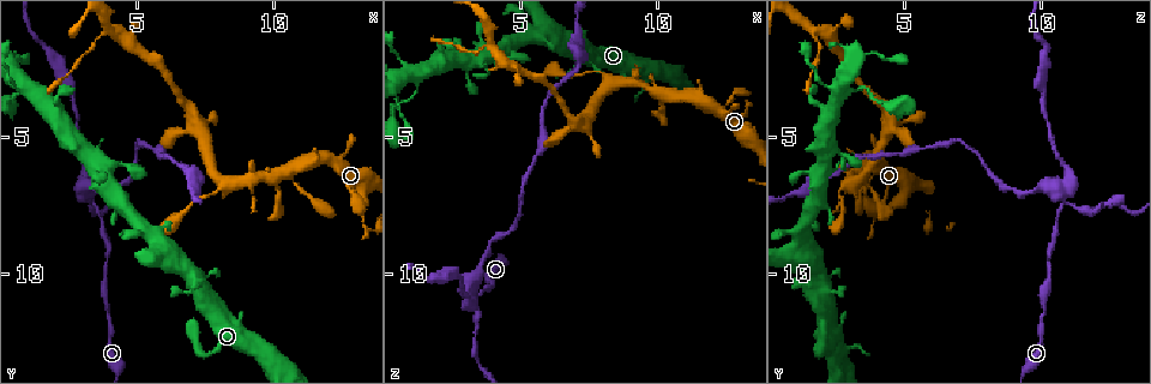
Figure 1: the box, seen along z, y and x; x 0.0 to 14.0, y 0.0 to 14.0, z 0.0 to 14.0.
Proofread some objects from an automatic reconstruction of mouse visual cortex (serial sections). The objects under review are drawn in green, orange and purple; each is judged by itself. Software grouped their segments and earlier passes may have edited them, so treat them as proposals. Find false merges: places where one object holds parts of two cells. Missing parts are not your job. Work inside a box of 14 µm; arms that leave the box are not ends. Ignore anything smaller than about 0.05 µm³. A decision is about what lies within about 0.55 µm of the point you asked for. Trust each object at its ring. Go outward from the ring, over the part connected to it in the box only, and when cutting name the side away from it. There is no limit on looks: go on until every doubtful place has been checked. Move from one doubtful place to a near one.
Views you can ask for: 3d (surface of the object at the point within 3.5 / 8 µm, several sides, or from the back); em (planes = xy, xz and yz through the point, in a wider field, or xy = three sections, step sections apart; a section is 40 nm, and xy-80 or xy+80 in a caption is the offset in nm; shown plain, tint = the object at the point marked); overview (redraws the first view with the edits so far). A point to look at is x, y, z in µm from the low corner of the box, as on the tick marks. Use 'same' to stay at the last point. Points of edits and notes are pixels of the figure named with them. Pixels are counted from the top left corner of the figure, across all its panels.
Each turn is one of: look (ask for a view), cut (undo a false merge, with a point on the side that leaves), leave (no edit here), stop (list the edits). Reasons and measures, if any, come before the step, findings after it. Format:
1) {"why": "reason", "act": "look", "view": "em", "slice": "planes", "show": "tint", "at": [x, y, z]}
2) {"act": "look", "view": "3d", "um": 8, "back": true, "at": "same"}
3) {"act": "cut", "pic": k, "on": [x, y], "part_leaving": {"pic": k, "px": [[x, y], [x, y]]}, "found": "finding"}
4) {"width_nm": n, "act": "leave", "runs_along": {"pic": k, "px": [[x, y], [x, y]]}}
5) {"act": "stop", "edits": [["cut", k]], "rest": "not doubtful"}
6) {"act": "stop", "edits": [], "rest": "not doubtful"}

{"why": "small branch off a trunk", "act": "look", "view": "3d", "um": 3.5, "at": [3.9, 1.0, 1.7]}

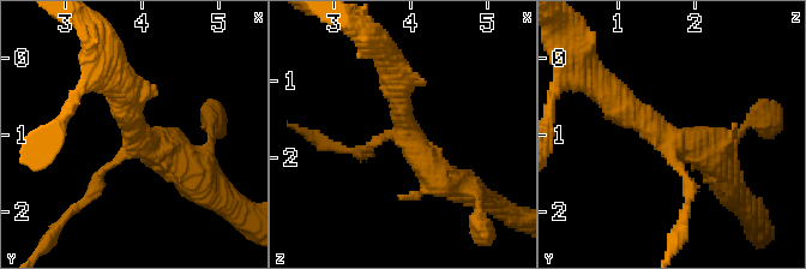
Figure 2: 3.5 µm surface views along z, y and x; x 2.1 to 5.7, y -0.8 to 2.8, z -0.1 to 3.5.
{"arms": 3, "arm_widths_nm": [150, 350, 450], "why": "need the tissue", "act": "look", "view": "em", "slice": "xy", "step": 1, "show": "tint", "at": [3.95, 1.05, 1.70]}

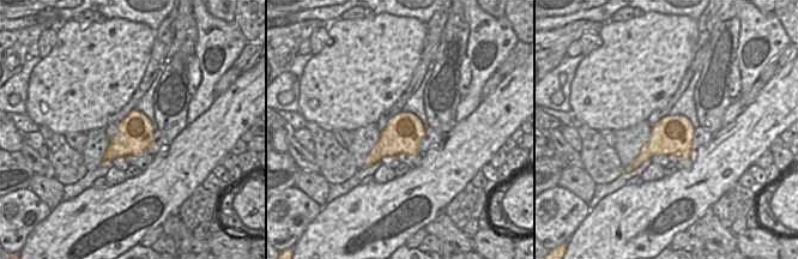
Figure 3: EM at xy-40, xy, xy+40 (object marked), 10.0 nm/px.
{"act": "look", "view": "em", "slice": "xy", "step": 3, "show": "tint", "at": "same"}

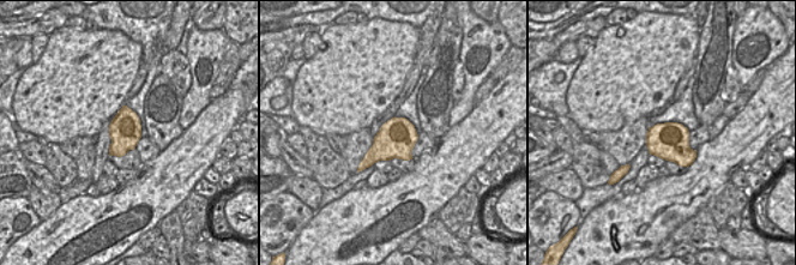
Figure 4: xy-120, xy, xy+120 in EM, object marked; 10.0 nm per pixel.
{"act": "cut", "pic": 2, "on": [89, 195], "part_leaving": {"pic": 2, "px": [[113, 162], [38, 251]]}, "found": "two cells meet here"}

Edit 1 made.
{"why": "see it whole again", "act": "look", "view": "overview"}

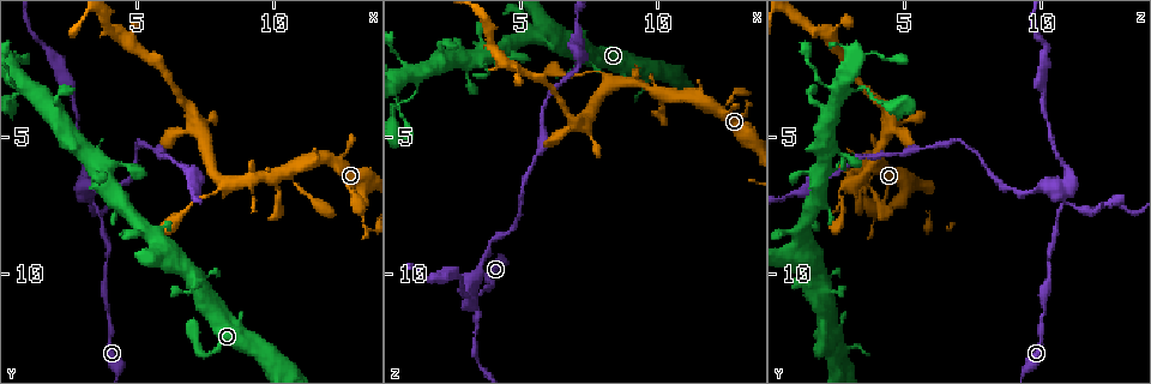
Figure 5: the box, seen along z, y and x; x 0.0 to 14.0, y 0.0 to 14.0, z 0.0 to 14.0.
{"why": "looks like a crossing", "act": "look", "view": "3d", "um": 3.5, "back": true, "at": [1.3, 3.3, 2.9]}

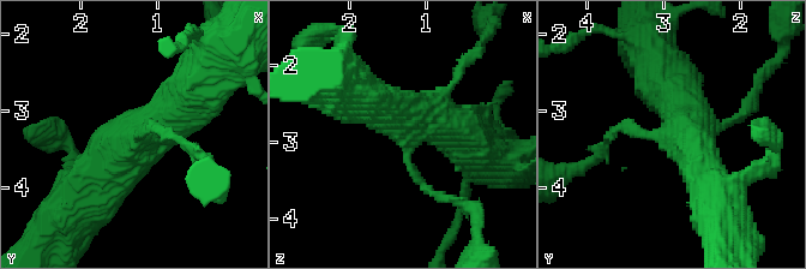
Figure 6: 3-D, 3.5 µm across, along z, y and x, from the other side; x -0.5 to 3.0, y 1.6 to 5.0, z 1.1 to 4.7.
{"act": "look", "view": "em", "slice": "xy", "step": 3, "show": "tint", "at": [1.20, 3.25, 2.95]}

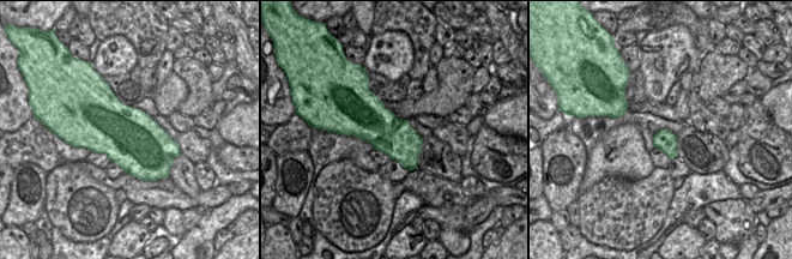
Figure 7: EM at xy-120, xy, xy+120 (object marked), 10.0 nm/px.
{"arm_widths_nm": [150, 150, 600, 600], "act": "leave", "runs_along": {"pic": 6, "px": [[84, 192], [199, 85]]}, "found": "one cell here"}

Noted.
{"why": "looks like a crossing", "act": "look", "view": "3d", "um": 8, "at": [3.3, 7.1, 10.7]}

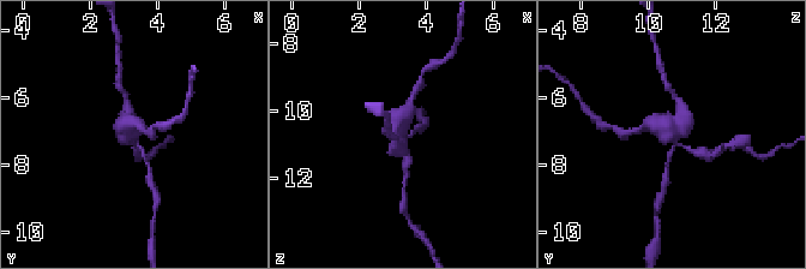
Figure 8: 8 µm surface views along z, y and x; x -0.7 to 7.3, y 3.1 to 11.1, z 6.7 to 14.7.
{"why": "zoom in", "act": "look", "view": "3d", "um": 3.5, "at": [3.3, 7.2, 10.8]}

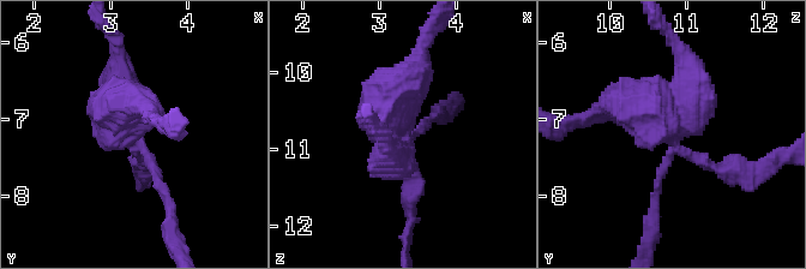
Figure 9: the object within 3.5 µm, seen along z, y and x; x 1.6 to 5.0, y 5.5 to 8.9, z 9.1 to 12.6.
{"arms": 4, "arm_widths_nm": [150, 200, 500, 600], "act": "look", "view": "em", "slice": "xy", "step": 1, "show": "tint", "at": [3.30, 7.15, 10.85]}

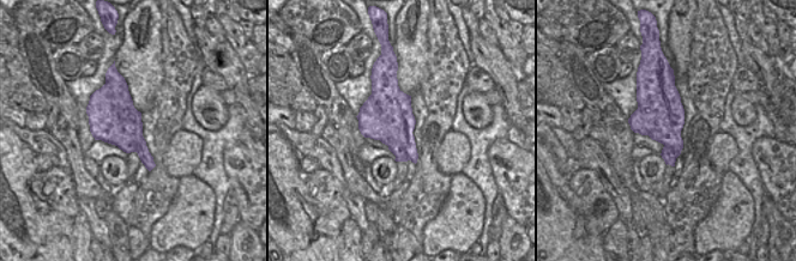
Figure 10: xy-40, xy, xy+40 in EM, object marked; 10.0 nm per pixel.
{"act": "cut", "pic": 9, "on": [408, 83], "found": "two cells meet here"}

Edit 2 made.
{"act": "stop", "edits": [["cut", 2], ["cut", 9]], "rest": "not doubtful"}

